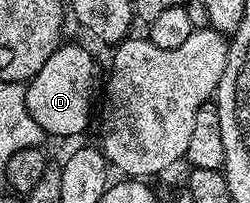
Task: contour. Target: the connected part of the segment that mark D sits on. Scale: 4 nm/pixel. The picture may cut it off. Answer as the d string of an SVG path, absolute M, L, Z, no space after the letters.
M63 43L26 86L25 104L29 115L45 135L76 136L88 126L92 108L102 90L102 75L93 54L80 44Z

